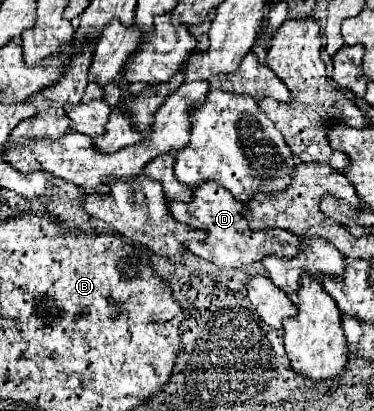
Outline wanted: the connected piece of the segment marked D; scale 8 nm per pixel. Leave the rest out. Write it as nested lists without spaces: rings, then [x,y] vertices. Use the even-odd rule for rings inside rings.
[[[207,180],[201,186],[193,188],[191,202],[172,201],[167,206],[173,218],[207,232],[205,240],[187,240],[185,248],[191,250],[195,256],[205,258],[205,260],[209,260],[221,268],[225,268],[225,266],[235,266],[235,268],[247,266],[247,264],[263,260],[263,256],[269,256],[269,254],[275,254],[279,258],[291,258],[299,252],[297,236],[293,236],[285,230],[267,228],[267,230],[255,230],[253,232],[247,224],[245,208],[241,206],[241,202],[235,200],[231,196],[231,192],[227,192],[227,188],[223,188],[215,180]]]

